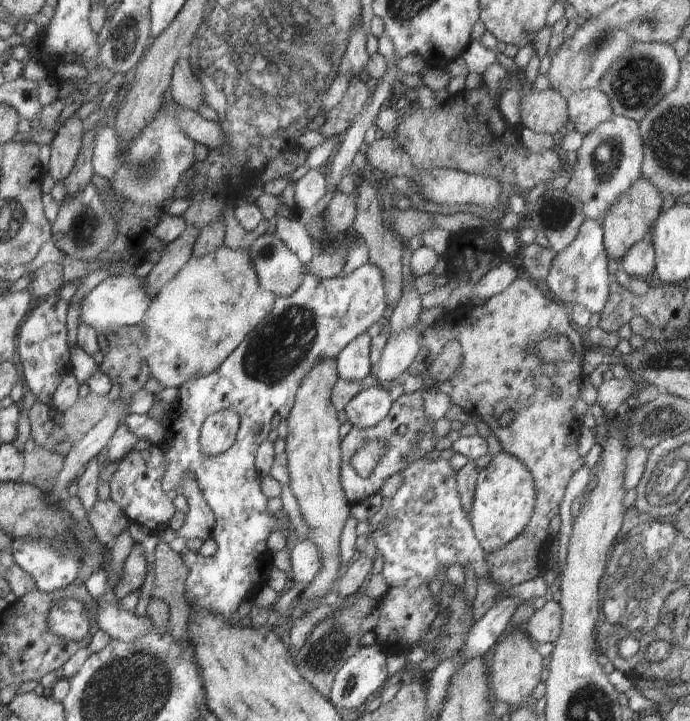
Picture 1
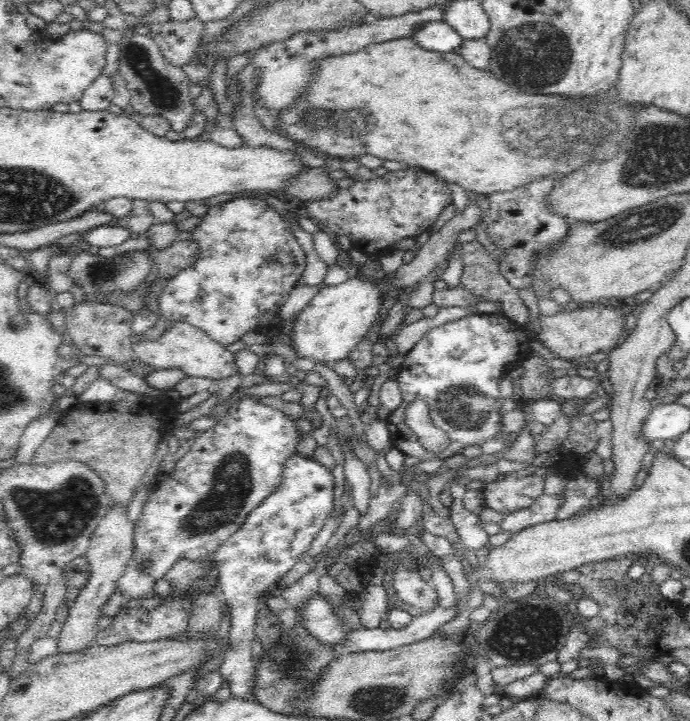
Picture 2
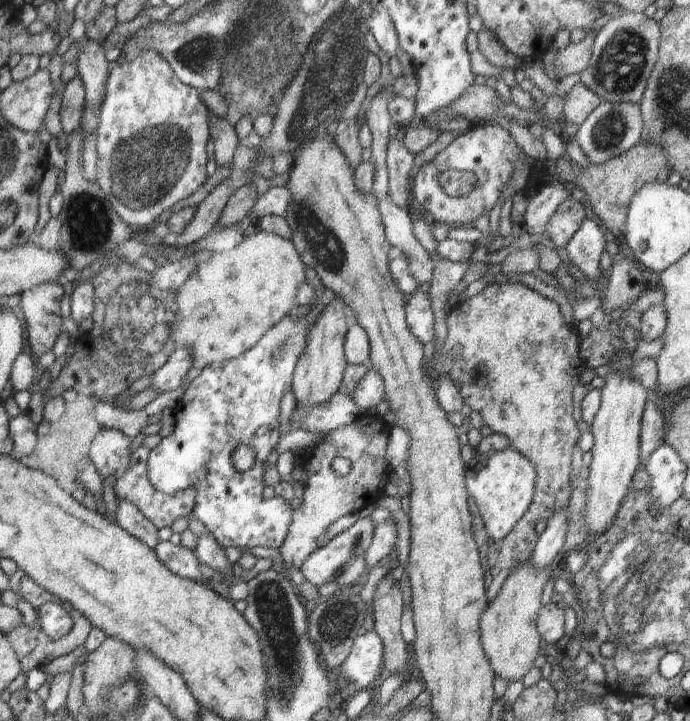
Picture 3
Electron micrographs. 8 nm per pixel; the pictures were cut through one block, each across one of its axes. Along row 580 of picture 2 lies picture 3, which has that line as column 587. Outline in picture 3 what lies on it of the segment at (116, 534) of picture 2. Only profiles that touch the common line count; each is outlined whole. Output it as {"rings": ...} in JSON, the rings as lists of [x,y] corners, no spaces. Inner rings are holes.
{"rings":[[[576,83],[564,96],[563,115],[570,124],[579,126],[596,110],[601,98],[585,84]]]}

